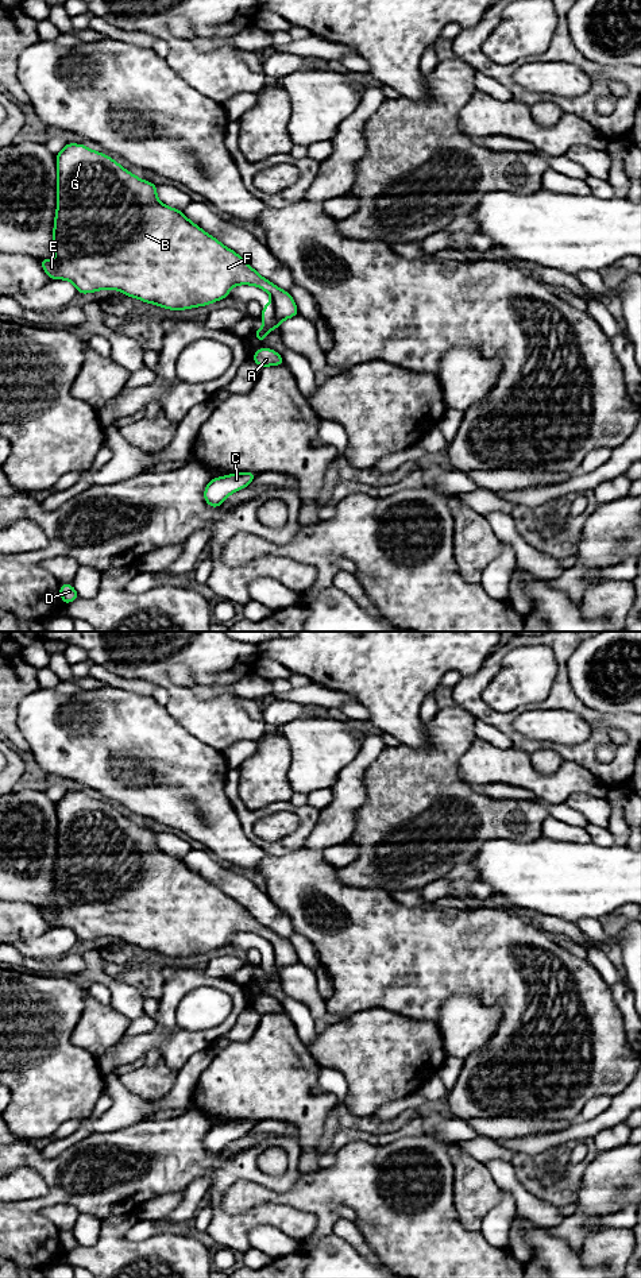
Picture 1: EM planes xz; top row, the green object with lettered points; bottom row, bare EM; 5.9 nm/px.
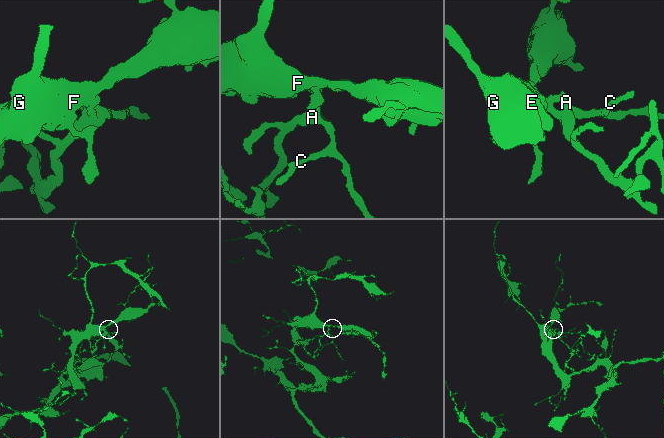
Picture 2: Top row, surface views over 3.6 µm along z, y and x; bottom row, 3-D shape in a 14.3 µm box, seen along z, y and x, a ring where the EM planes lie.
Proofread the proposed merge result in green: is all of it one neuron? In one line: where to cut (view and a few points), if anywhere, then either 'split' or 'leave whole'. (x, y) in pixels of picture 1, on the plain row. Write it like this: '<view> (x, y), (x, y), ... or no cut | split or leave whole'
xz (271, 949), (274, 968), (265, 973) | split

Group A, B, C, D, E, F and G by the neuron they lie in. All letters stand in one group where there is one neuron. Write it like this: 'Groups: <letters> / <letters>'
Groups: A C D / B E F G

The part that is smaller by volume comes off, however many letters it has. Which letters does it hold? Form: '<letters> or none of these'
A, C, D

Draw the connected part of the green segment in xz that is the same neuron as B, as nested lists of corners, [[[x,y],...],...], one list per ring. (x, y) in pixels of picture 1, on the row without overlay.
[[[67,791],[57,802],[57,816],[58,853],[53,880],[57,908],[39,907],[51,927],[69,927],[80,942],[115,937],[124,943],[171,958],[204,954],[227,946],[235,933],[254,933],[267,939],[275,954],[275,969],[252,978],[260,992],[264,984],[277,977],[283,968],[300,962],[289,939],[281,938],[260,924],[235,899],[188,868],[182,858],[162,852],[157,845],[155,831],[138,826],[107,802],[90,798],[84,792]]]

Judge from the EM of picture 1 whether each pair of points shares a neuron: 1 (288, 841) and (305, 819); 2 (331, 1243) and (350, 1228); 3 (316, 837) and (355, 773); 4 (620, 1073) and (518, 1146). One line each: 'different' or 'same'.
1: same
2: different
3: same
4: different

